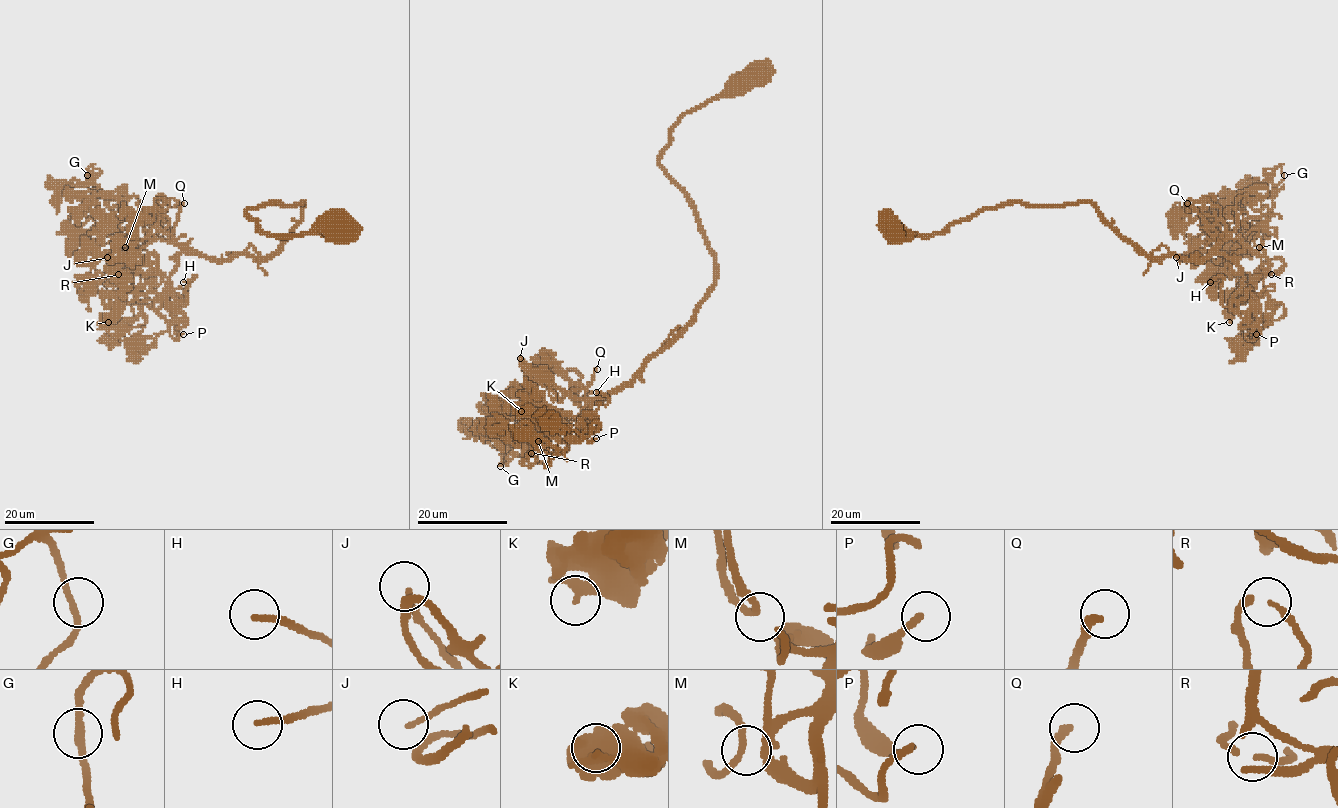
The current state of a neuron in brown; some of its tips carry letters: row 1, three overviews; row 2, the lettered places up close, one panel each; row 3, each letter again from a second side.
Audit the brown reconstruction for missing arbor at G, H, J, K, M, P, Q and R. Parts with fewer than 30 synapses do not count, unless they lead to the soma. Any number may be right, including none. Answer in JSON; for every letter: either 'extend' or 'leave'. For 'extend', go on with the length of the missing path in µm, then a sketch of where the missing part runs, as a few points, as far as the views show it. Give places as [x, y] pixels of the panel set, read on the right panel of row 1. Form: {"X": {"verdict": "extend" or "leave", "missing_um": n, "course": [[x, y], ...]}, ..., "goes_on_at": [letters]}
{"G": {"verdict": "leave"}, "H": {"verdict": "extend", "missing_um": 20, "course": [[1210, 282], [1211, 278], [1191, 295], [1194, 318]]}, "J": {"verdict": "leave"}, "K": {"verdict": "leave"}, "M": {"verdict": "leave"}, "P": {"verdict": "leave"}, "Q": {"verdict": "extend", "missing_um": 45, "course": [[1187, 203], [1184, 203], [1187, 208], [1172, 203], [1158, 214], [1154, 238], [1178, 267], [1197, 261], [1199, 252]]}, "R": {"verdict": "leave"}, "goes_on_at": ["H", "Q"]}

